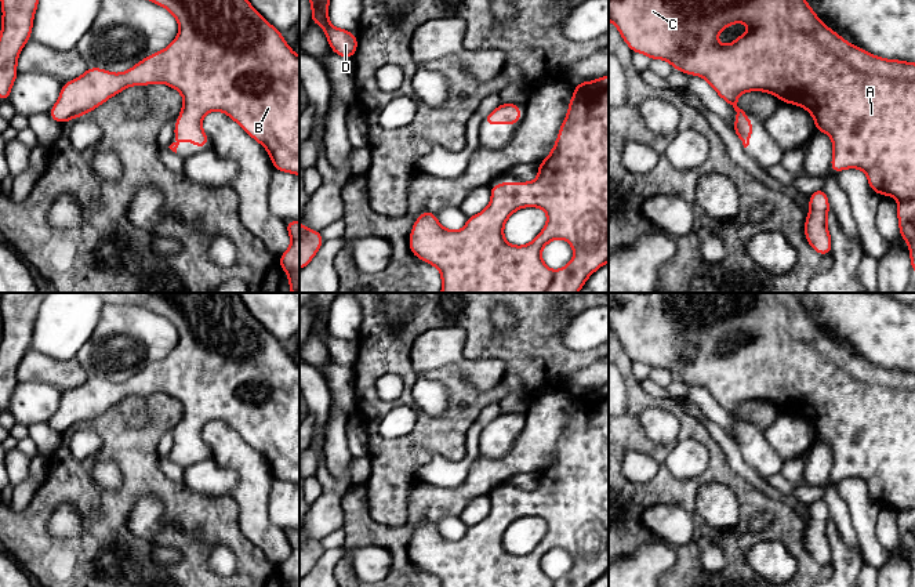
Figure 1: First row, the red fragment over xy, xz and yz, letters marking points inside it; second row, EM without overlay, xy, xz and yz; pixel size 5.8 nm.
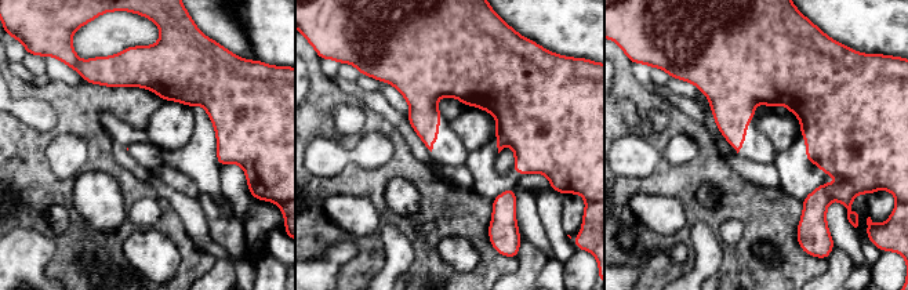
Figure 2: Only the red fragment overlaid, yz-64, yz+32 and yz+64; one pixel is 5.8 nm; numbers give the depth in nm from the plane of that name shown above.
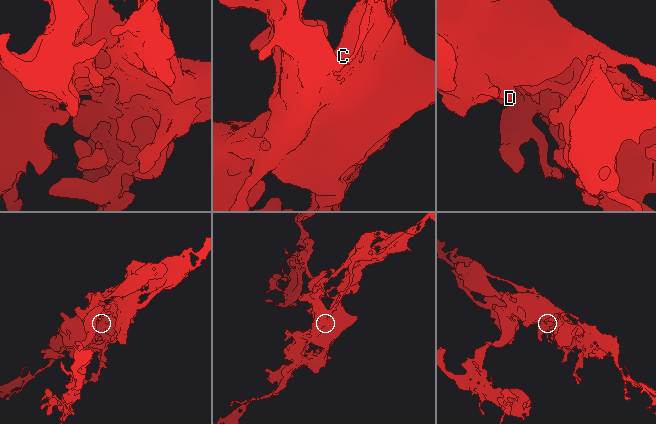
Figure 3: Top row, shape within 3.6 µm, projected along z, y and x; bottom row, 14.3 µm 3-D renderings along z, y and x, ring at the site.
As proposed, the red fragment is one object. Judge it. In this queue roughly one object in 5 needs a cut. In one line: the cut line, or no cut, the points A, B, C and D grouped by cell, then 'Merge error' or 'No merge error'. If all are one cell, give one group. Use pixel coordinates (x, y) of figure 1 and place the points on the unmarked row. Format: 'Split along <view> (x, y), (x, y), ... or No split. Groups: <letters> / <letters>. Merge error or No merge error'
No split. Groups: A B C D. No merge error

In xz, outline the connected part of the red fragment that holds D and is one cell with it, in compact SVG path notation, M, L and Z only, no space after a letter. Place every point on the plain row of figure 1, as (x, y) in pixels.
M313 293L305 304L312 314L311 333L315 331L324 338L330 358L340 366L353 367L359 349L349 340L334 337L328 329L330 305L338 293Z

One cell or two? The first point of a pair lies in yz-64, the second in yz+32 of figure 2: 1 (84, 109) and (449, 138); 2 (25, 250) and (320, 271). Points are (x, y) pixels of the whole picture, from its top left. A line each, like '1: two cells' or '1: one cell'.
1: two cells
2: one cell

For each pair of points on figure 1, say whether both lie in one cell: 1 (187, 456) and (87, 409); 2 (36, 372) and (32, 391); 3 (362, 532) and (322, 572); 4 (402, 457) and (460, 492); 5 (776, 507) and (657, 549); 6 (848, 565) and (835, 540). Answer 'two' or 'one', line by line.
1: one
2: two
3: two
4: two
5: two
6: one

